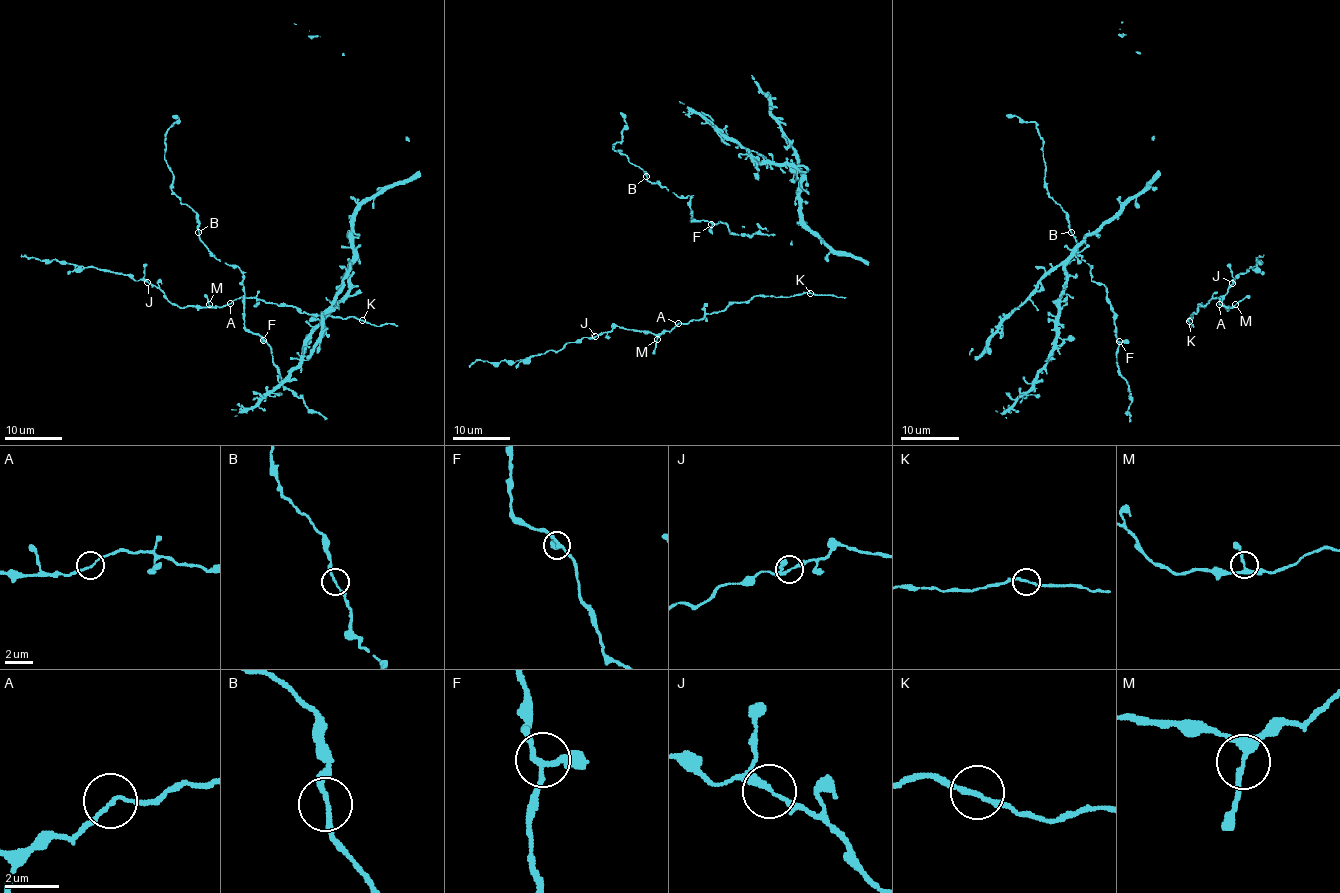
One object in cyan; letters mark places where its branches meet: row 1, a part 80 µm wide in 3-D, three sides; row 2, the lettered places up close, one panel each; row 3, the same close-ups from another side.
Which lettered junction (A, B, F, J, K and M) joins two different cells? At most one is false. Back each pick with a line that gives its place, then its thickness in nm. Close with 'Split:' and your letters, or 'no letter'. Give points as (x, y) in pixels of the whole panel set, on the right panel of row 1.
Split: no letter

